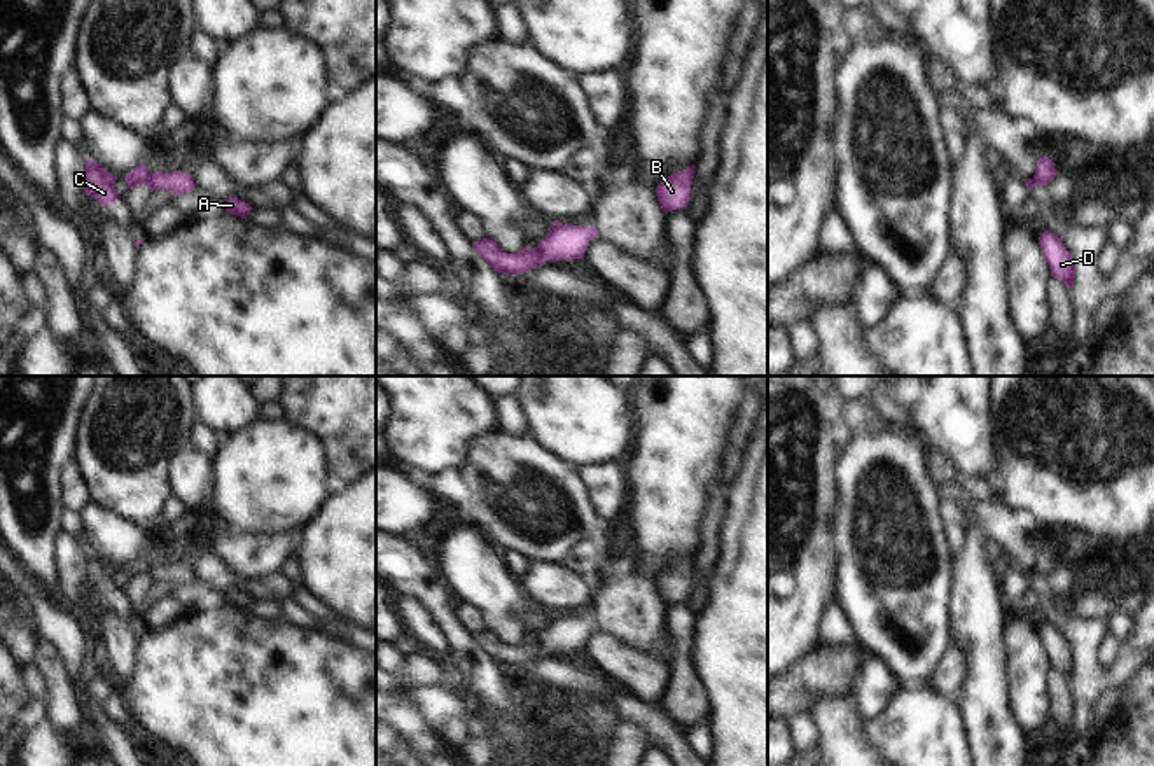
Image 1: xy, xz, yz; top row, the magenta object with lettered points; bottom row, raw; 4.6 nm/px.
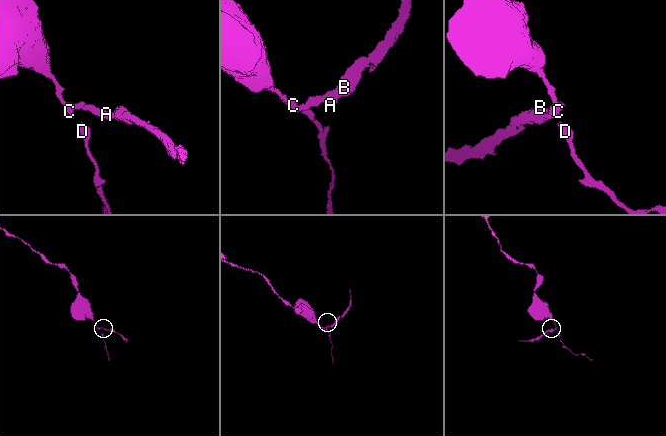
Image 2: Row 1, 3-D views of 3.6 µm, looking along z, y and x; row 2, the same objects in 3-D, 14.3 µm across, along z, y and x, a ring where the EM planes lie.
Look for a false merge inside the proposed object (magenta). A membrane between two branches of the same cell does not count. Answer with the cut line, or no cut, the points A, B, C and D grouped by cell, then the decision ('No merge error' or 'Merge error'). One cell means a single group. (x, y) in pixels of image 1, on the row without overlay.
Split along xz (534, 640), (546, 653). Groups: A B / C D. Merge error

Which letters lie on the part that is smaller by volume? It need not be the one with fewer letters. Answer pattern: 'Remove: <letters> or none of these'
Remove: A, B

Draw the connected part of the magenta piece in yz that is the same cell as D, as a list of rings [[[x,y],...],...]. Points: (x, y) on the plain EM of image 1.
[[[1044,623],[1039,628],[1039,637],[1051,661],[1051,668],[1058,670],[1068,680],[1072,680],[1075,670],[1075,659],[1072,645],[1063,637],[1063,631],[1049,623]]]

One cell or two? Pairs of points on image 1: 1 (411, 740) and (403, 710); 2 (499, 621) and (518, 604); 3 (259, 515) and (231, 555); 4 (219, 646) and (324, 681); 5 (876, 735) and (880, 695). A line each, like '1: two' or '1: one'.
1: one
2: one
3: two
4: one
5: two

